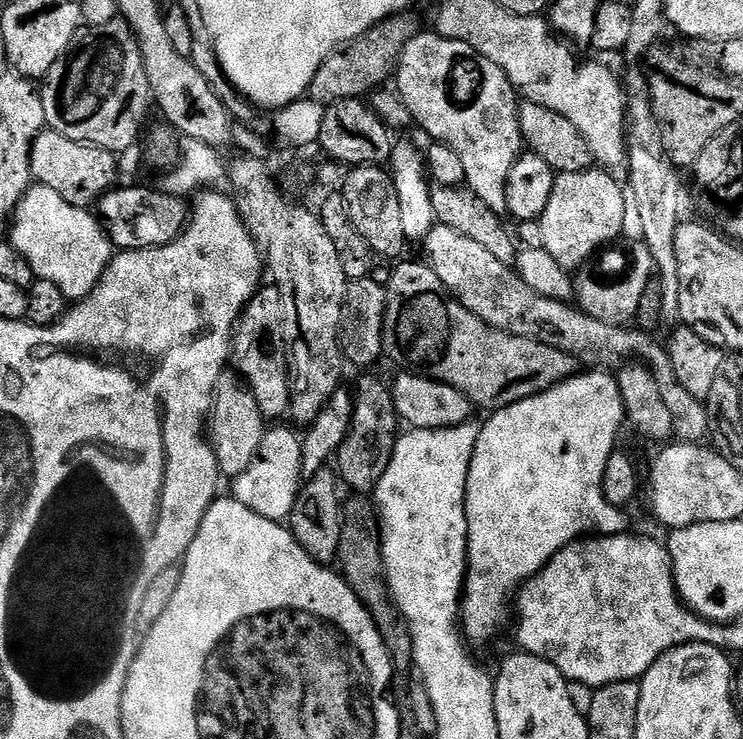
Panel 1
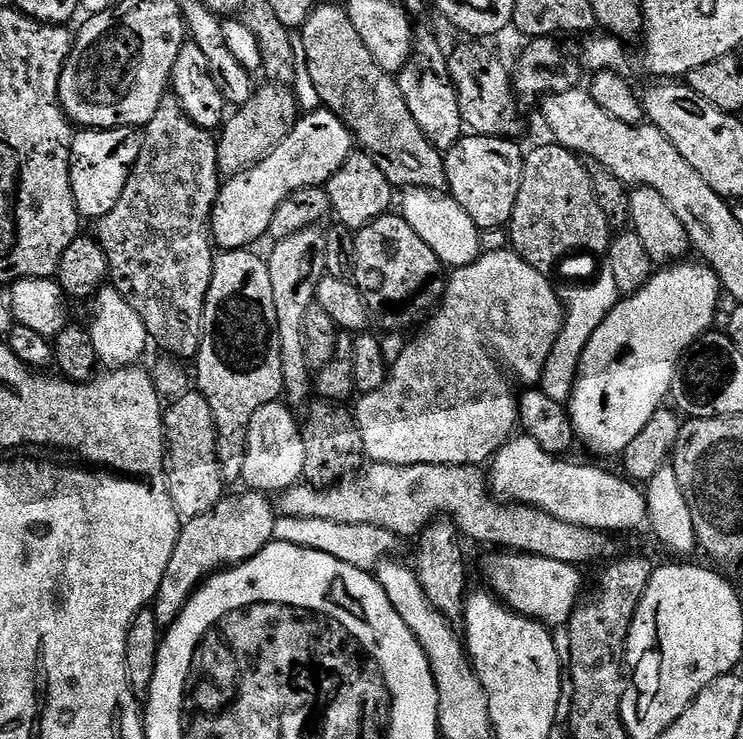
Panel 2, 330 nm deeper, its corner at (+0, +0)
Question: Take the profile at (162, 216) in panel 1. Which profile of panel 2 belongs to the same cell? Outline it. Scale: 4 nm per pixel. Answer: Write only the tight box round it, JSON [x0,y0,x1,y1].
[210,106,354,250]

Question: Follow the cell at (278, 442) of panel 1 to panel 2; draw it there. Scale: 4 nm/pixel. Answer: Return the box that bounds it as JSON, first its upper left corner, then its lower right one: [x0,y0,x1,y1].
[242,402,306,494]

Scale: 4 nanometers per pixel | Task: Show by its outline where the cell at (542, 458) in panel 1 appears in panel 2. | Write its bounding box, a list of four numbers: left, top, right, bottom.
[570,262,722,457]

